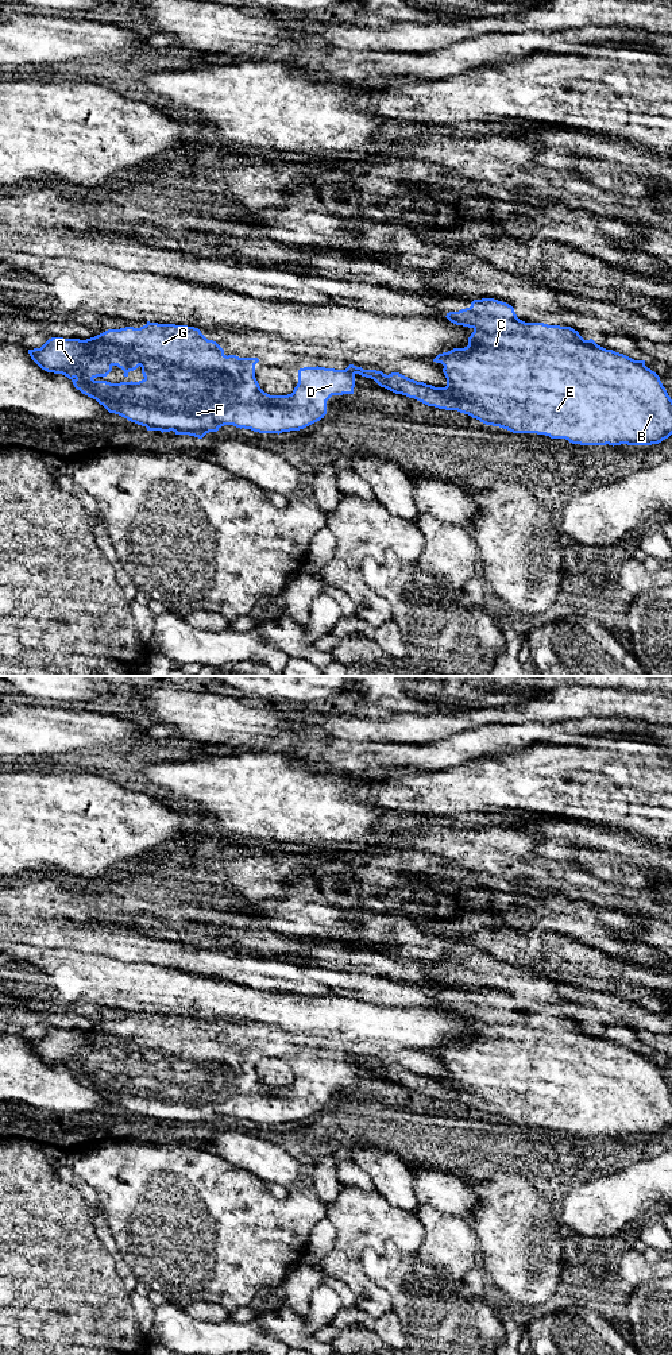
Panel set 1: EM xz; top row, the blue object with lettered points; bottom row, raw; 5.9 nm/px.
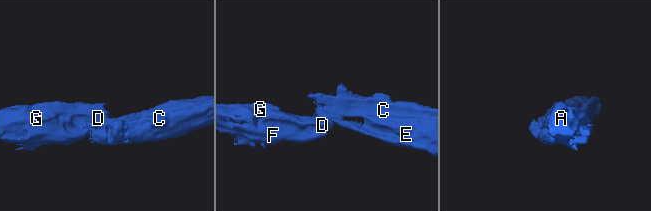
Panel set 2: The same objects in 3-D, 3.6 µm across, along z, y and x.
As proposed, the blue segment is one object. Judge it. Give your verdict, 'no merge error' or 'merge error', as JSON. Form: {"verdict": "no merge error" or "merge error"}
{"verdict": "merge error"}

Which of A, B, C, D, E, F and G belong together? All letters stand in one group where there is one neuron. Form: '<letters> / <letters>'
A D F G / B C E

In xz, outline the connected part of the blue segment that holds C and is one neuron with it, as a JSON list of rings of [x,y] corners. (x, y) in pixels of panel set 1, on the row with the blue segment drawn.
[[[494,298],[474,300],[470,308],[461,309],[459,312],[449,312],[445,316],[451,323],[456,325],[463,325],[472,328],[474,332],[468,337],[468,345],[464,348],[453,348],[448,352],[439,354],[433,362],[441,363],[444,366],[443,372],[447,378],[445,387],[435,387],[424,382],[417,382],[399,372],[391,372],[389,375],[376,370],[363,370],[349,364],[345,370],[354,374],[359,374],[366,378],[374,379],[381,387],[385,387],[395,394],[402,394],[409,398],[414,398],[428,406],[435,406],[445,410],[457,410],[460,413],[468,414],[472,418],[479,420],[486,425],[499,426],[507,429],[513,433],[537,433],[545,435],[551,439],[565,439],[572,444],[580,445],[652,445],[659,444],[672,435],[672,399],[668,395],[665,387],[663,386],[660,377],[645,366],[645,360],[634,360],[623,354],[615,352],[613,350],[606,350],[598,345],[592,339],[584,340],[578,331],[571,327],[548,325],[544,323],[525,323],[520,320],[514,312],[514,308],[506,302]]]

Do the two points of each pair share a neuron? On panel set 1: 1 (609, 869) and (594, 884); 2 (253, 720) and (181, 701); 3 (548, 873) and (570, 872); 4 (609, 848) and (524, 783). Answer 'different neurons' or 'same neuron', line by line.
1: different neurons
2: same neuron
3: same neuron
4: different neurons

